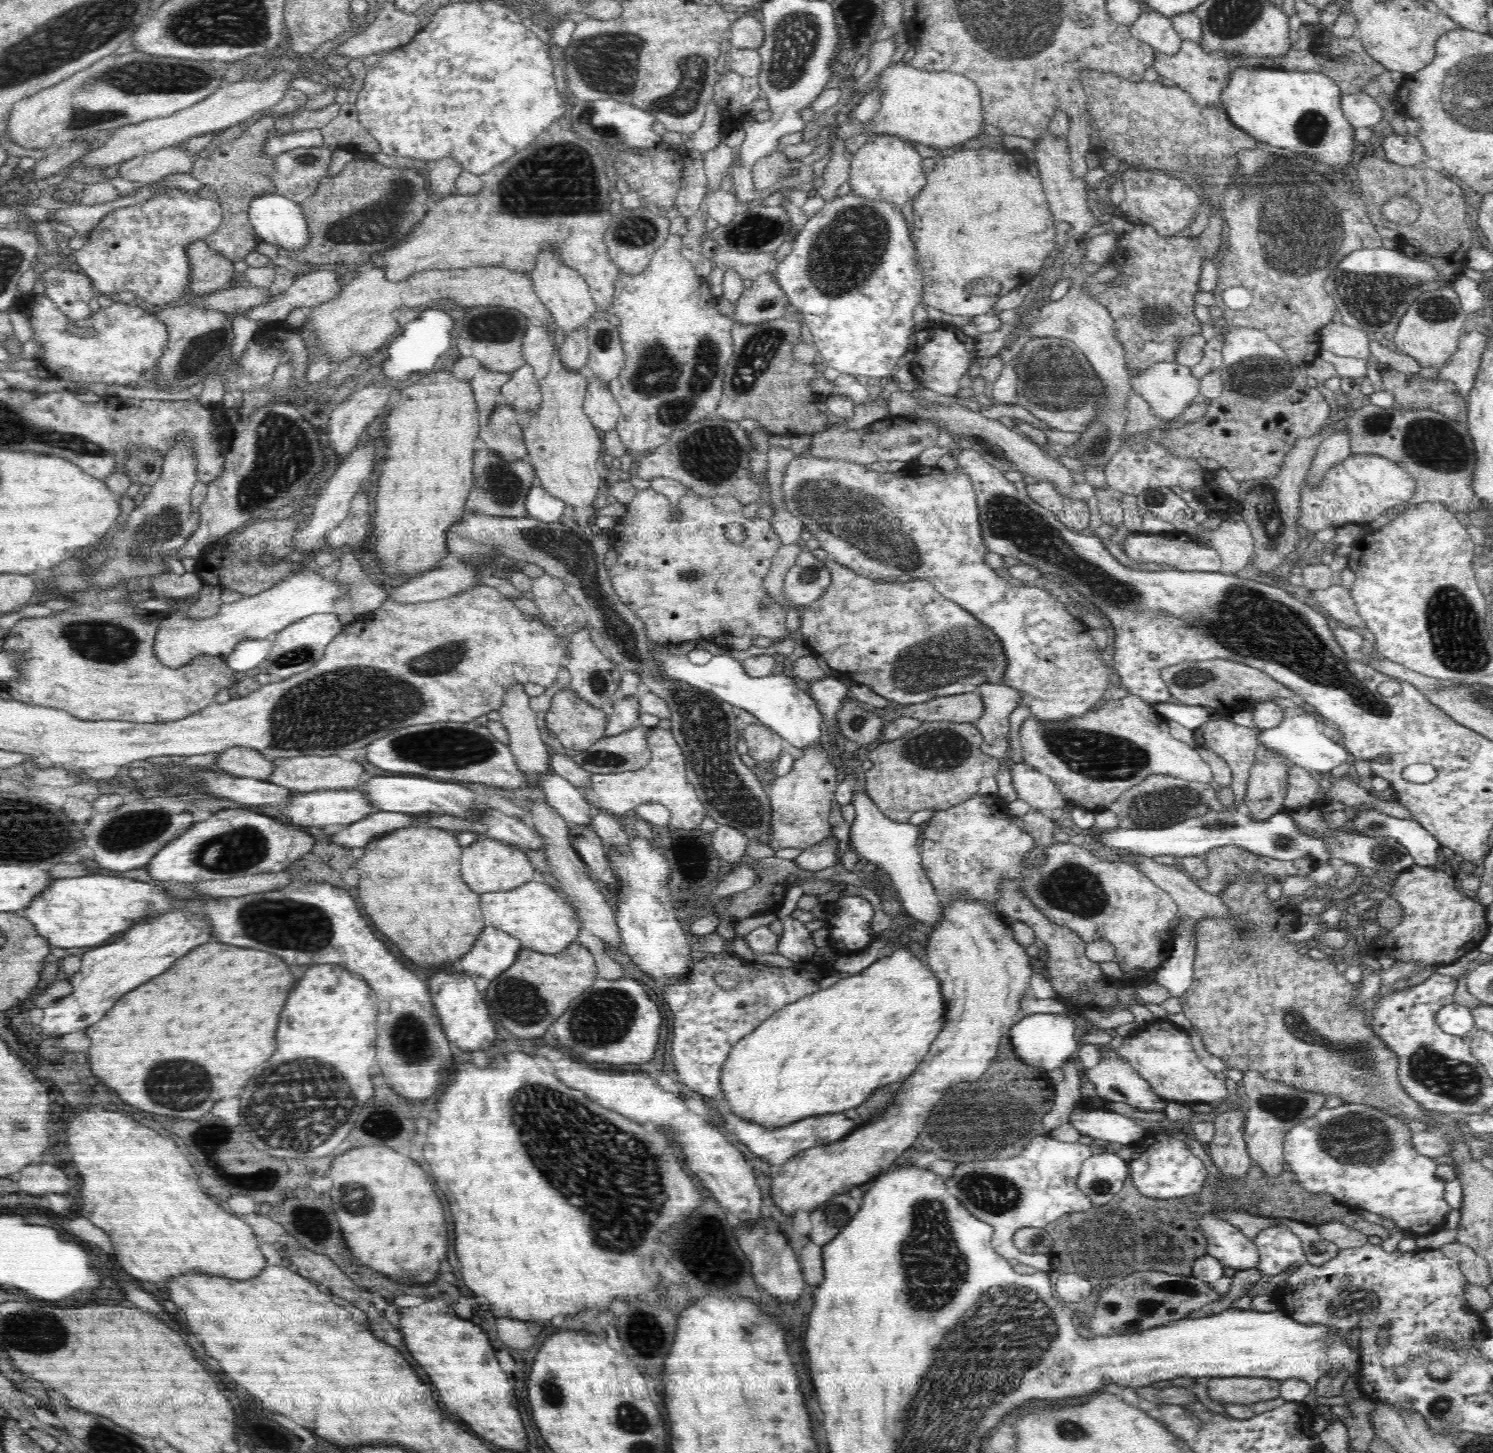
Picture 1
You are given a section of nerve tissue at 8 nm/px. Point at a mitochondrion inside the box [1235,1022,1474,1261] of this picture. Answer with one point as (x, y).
(1360, 1136)

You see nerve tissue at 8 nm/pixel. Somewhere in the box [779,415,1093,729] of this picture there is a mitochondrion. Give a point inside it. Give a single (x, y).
(860, 518)

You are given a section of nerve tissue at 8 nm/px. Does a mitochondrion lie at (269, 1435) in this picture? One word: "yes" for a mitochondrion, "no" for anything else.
no

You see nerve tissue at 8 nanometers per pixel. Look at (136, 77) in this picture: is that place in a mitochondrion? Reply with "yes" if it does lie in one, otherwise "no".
yes

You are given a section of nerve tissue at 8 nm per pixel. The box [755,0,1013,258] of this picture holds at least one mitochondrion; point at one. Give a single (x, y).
(797, 34)

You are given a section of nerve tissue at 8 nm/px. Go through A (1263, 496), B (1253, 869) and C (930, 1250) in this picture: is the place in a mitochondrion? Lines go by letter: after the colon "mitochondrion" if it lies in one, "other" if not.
A: mitochondrion
B: other
C: mitochondrion

